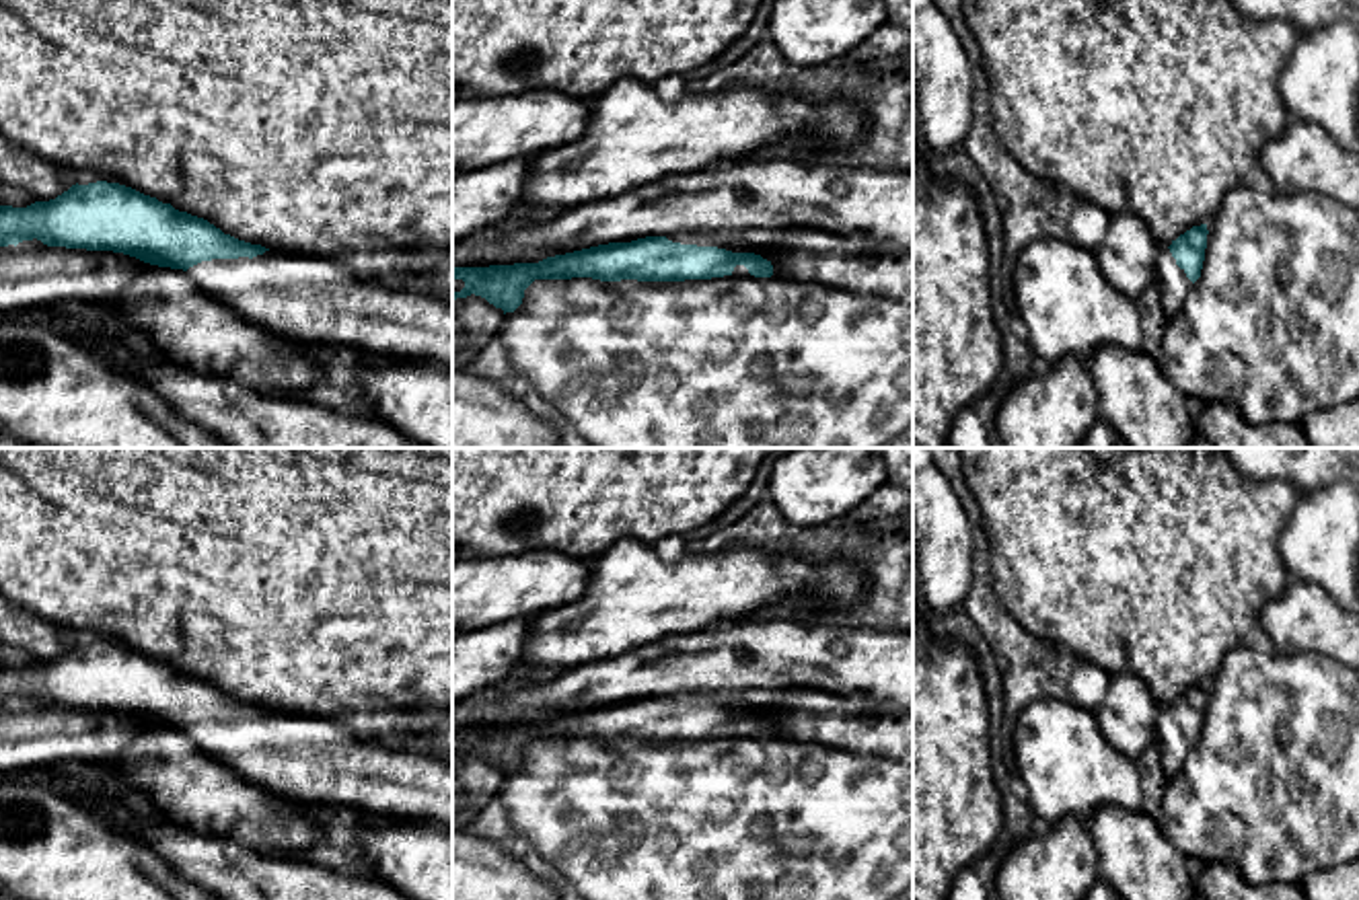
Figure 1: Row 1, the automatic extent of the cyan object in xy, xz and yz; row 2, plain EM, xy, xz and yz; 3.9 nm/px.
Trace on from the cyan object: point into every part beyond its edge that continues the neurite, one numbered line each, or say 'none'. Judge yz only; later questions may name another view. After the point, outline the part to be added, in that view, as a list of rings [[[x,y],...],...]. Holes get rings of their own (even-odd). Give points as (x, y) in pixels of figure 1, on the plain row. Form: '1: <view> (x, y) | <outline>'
1: yz (1172, 742) | [[[1164,707],[1158,715],[1158,738],[1160,762],[1166,779],[1174,777],[1192,748],[1192,742],[1186,738],[1184,729],[1176,725],[1170,709]]]

